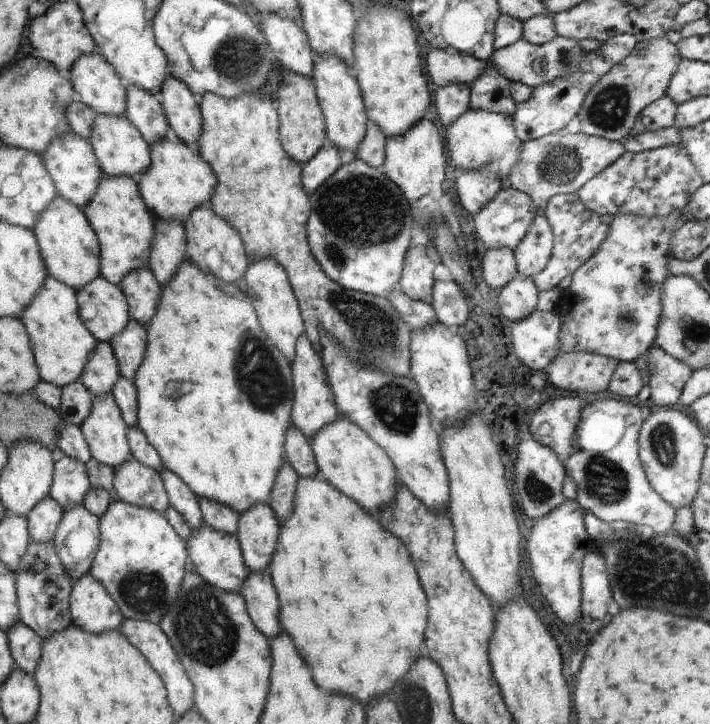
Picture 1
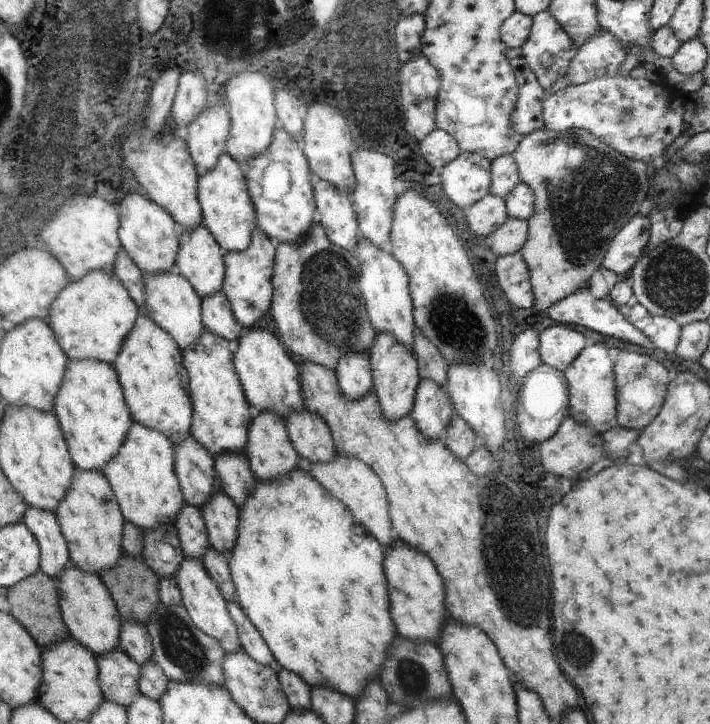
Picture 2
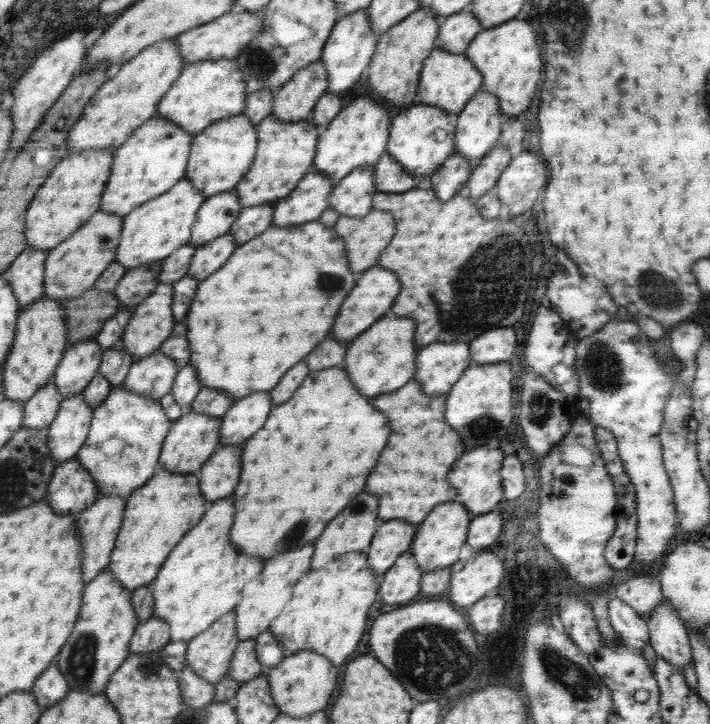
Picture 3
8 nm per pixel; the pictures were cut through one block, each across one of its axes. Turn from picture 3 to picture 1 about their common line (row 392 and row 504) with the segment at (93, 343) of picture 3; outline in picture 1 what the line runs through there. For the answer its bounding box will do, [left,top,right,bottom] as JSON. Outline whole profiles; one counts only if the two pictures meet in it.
[49,454,90,510]

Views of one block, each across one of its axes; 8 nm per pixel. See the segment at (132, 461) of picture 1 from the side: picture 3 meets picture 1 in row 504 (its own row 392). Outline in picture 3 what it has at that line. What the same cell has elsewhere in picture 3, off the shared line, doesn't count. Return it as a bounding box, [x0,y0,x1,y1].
[123,349,178,401]

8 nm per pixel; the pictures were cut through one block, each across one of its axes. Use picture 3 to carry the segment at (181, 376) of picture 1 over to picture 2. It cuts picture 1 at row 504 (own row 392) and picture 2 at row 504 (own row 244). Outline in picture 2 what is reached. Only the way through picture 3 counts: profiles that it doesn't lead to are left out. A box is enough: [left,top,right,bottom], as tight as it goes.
[228,467,394,698]

